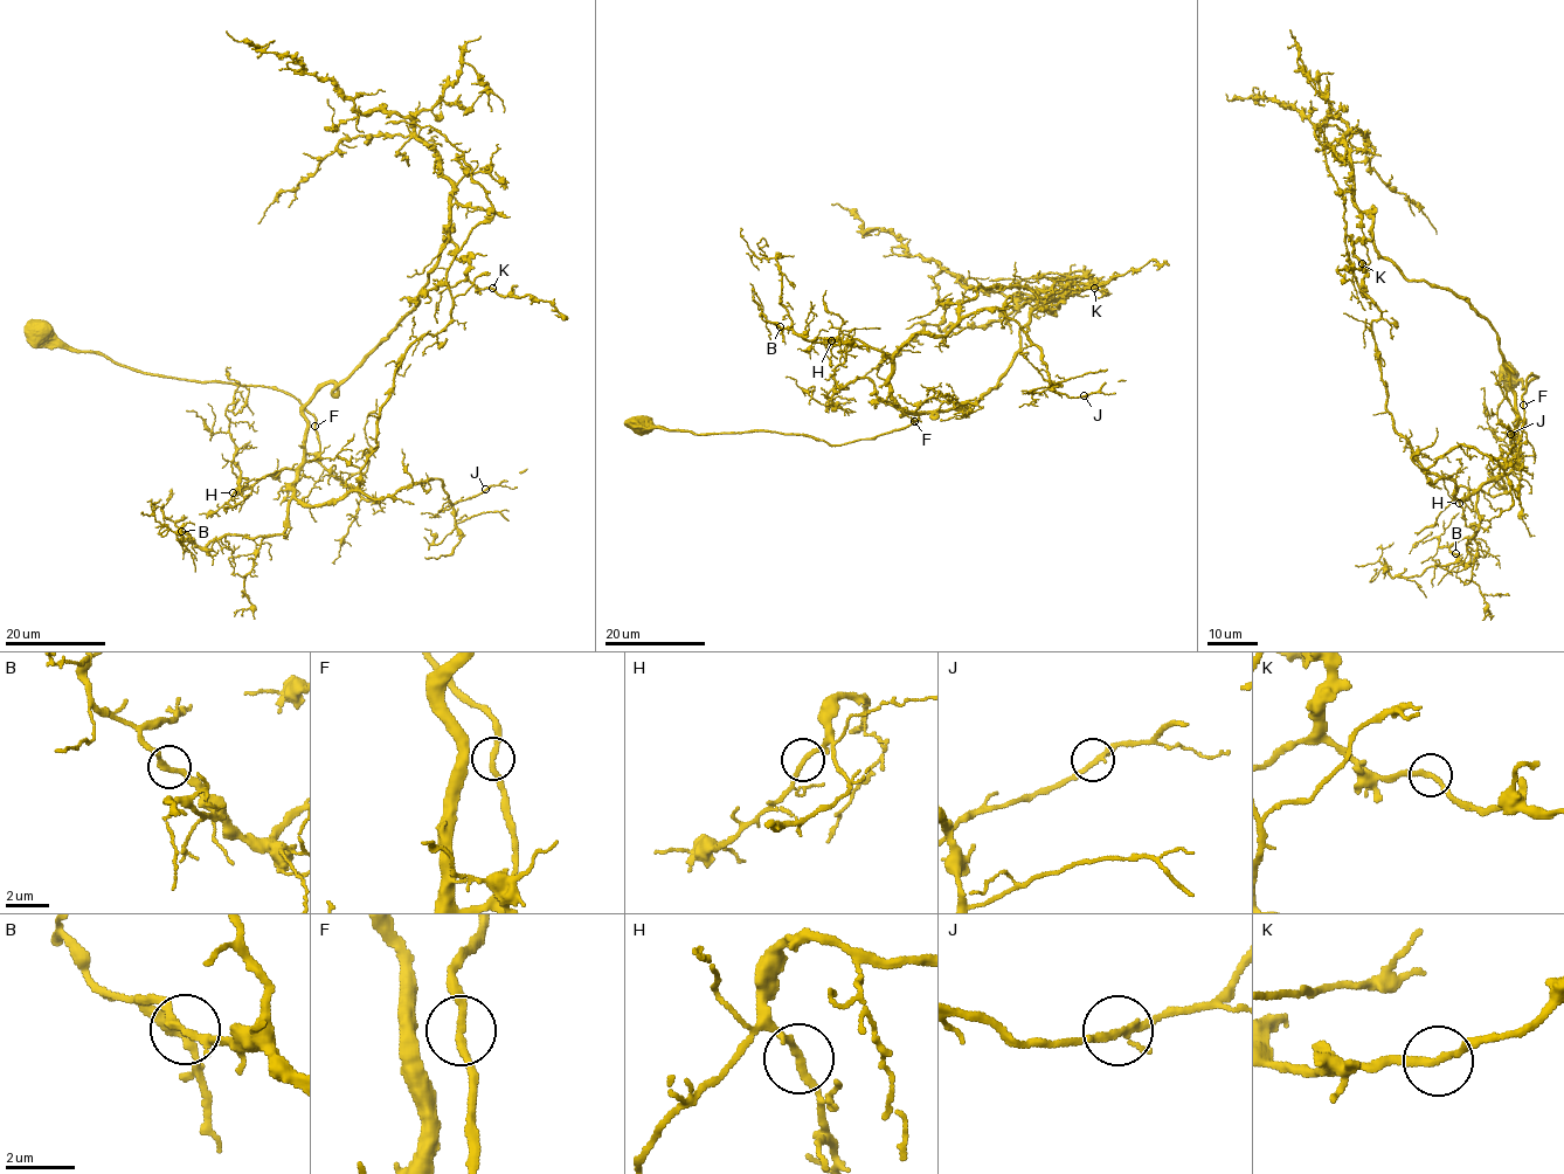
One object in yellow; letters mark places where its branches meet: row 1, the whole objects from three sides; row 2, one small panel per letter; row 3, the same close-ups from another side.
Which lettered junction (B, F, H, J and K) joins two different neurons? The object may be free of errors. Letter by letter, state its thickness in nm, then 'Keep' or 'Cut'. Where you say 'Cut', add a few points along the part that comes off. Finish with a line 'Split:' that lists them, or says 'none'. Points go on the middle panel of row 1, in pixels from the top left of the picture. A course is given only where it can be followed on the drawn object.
B: Thickness 240 nm. Keep
F: Thickness 240 nm. Keep
H: Thickness 200 nm. Keep
J: Thickness 240 nm. Keep
K: Thickness 200 nm. Keep
Split: none

